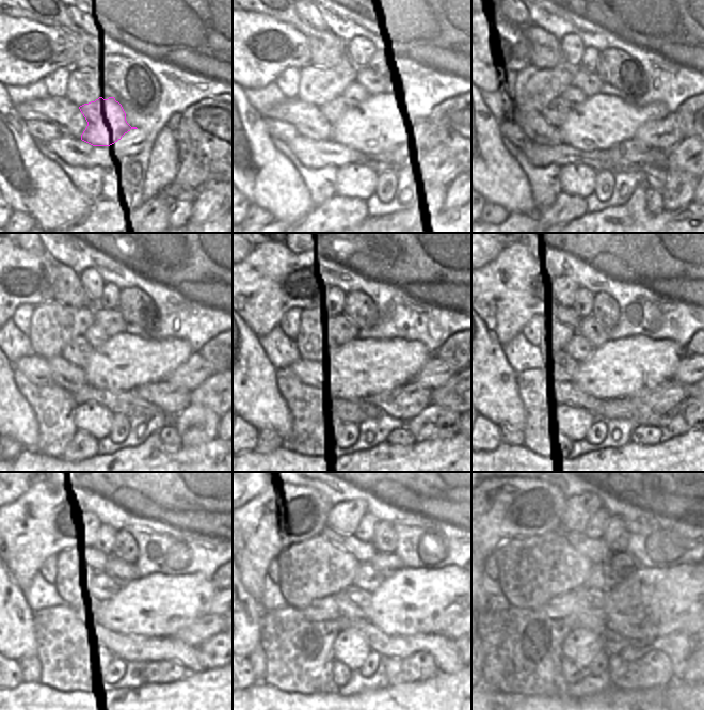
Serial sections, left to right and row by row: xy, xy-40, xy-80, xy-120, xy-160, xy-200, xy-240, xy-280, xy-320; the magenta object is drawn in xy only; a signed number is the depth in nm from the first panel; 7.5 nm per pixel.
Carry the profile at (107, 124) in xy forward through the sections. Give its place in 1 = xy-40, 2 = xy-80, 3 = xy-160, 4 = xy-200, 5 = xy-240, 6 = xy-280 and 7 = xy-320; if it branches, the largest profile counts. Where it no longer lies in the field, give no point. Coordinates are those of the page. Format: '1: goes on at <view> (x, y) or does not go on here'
1: goes on at xy-40 (353, 125)
2: goes on at xy-80 (597, 123)
3: goes on at xy-160 (363, 367)
4: goes on at xy-200 (625, 367)
5: goes on at xy-240 (159, 605)
6: goes on at xy-280 (409, 602)
7: goes on at xy-320 (650, 602)

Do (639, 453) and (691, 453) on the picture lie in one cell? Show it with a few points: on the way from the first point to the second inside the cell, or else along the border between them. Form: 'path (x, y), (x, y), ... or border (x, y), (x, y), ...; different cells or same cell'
path (652, 460), (678, 460); same cell

